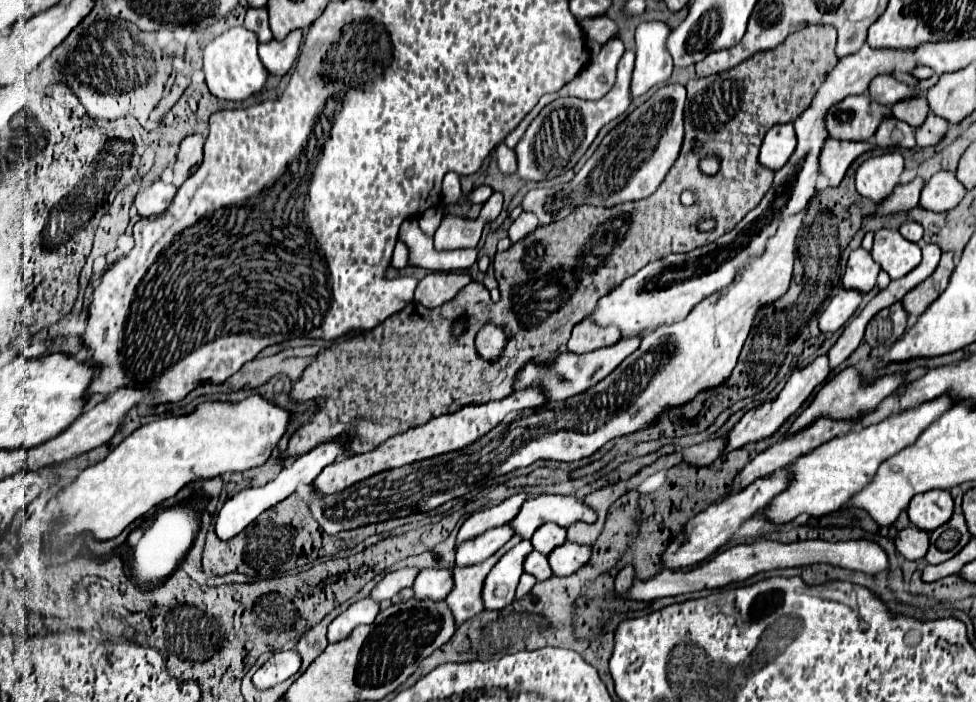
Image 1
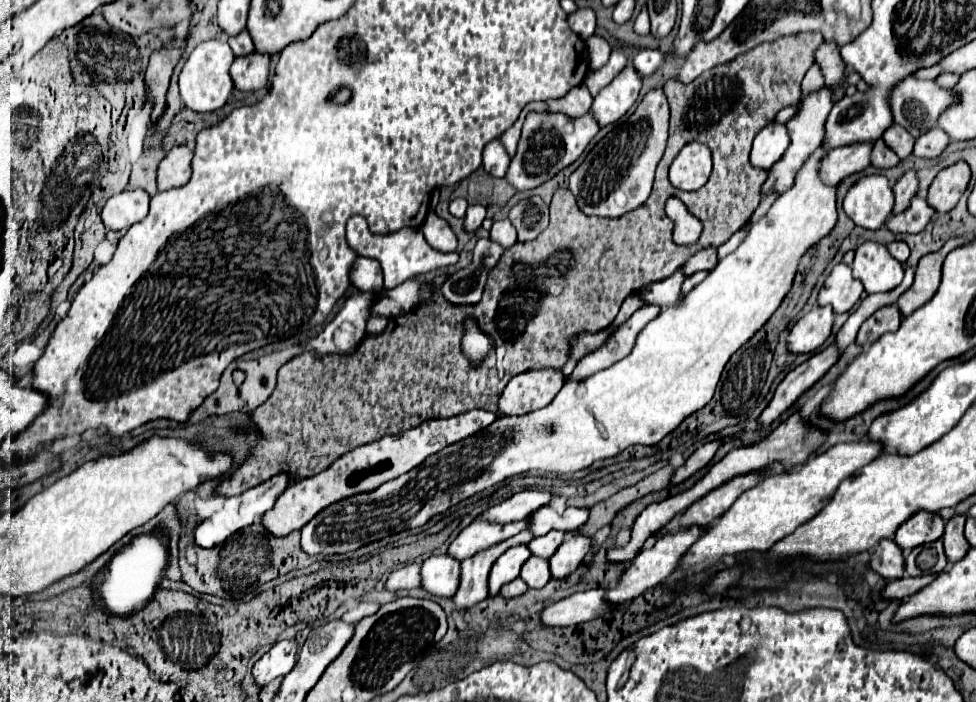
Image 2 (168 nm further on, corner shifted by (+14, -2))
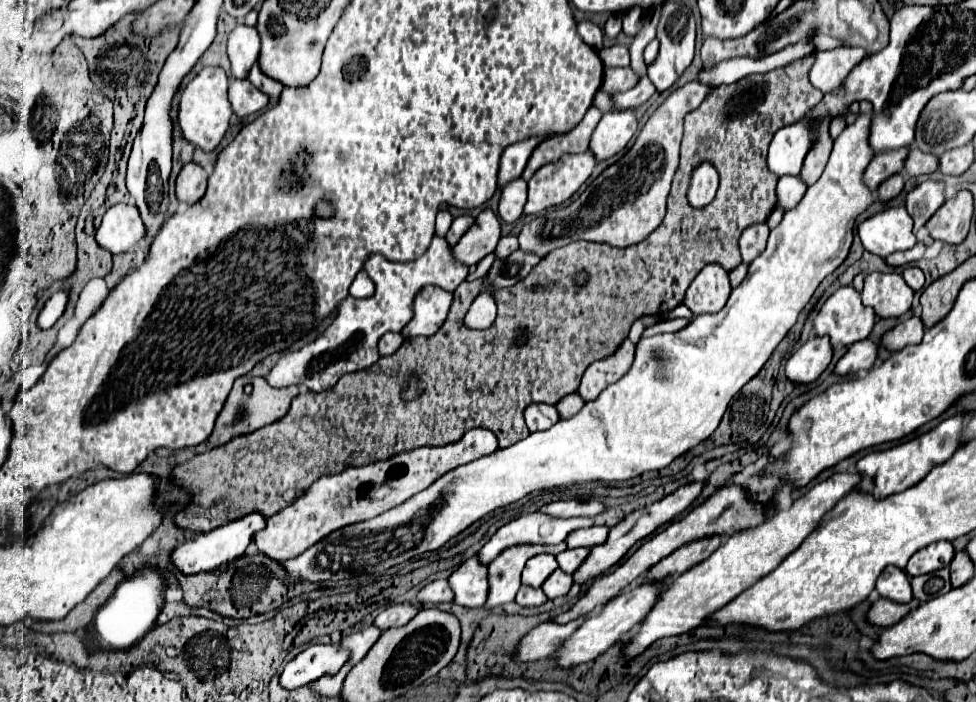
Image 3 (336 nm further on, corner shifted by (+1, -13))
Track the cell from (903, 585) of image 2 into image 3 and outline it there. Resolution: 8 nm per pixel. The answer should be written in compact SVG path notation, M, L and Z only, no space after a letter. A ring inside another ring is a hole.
M879 597L873 601L871 609L869 609L869 615L867 619L873 623L873 625L879 625L879 627L889 627L889 625L895 625L899 623L909 611L913 611L915 607L919 607L917 599L909 601L909 603L895 603L895 601L889 601L885 597Z

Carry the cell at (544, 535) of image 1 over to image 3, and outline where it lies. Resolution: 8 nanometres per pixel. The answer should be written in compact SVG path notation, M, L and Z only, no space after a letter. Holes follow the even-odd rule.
M583 547L581 549L565 549L561 555L557 555L557 563L565 573L573 573L583 563L587 553L589 553L589 549L583 549Z

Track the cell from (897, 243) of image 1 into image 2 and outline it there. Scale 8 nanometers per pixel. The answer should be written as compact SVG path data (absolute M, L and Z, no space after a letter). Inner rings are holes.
M864 242L856 250L852 264L852 276L858 278L868 294L894 290L904 276L902 264L890 256L886 246L876 242Z

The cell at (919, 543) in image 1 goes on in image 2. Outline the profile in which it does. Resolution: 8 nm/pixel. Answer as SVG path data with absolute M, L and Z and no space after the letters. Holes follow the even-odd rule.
M882 540L872 558L870 558L870 568L880 574L884 580L896 580L904 576L904 556L902 550L896 546L892 540Z

